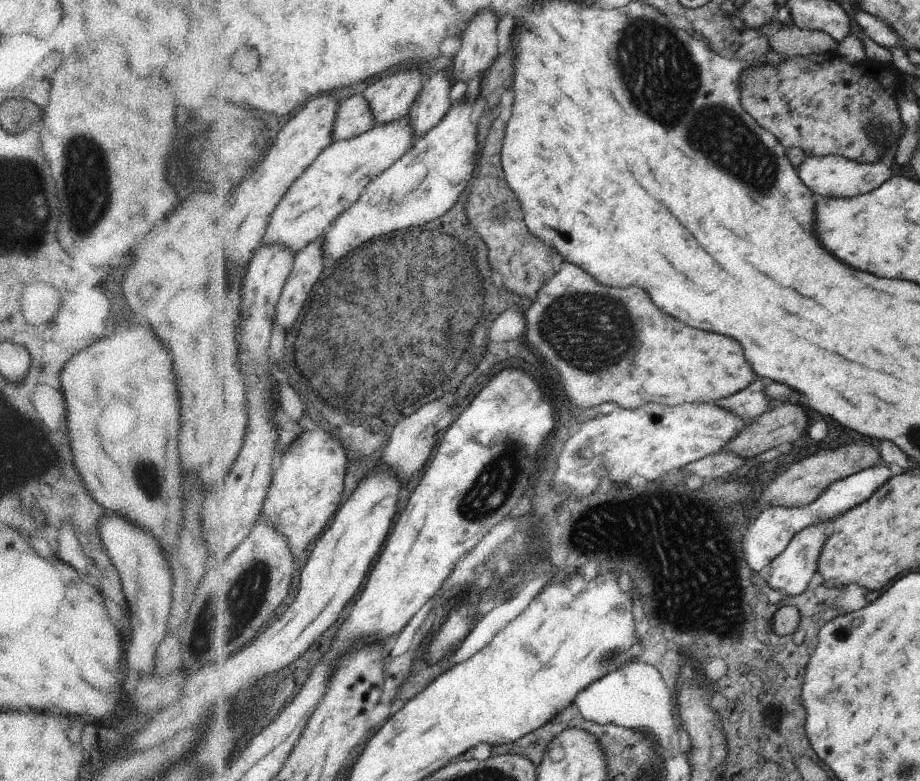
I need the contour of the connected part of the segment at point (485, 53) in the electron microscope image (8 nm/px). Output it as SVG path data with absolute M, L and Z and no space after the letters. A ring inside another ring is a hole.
M482 14L472 22L472 30L464 34L462 52L456 58L455 82L472 82L484 76L496 58L496 26L490 14Z

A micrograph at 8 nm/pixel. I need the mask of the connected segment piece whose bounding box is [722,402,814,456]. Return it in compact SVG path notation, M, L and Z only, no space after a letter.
M778 402L774 409L770 409L770 412L754 417L752 424L748 424L734 440L728 440L728 446L722 450L722 453L736 454L738 452L740 456L761 456L784 449L786 446L794 446L801 442L803 437L808 439L808 430L813 421L810 412L804 412L804 408L800 408L798 404Z

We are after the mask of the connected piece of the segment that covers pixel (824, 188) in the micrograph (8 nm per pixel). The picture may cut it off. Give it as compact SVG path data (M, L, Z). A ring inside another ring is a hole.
M888 151L882 160L875 163L859 163L844 156L828 155L825 157L807 156L800 162L796 172L800 180L815 194L822 196L848 196L852 198L869 192L882 186L892 176L892 165L895 164L894 151Z

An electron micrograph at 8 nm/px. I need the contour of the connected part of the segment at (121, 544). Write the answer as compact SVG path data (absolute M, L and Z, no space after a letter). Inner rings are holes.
M103 512L99 532L103 546L111 563L122 575L122 590L125 594L131 624L130 646L126 648L126 672L128 674L150 674L153 669L154 654L165 639L168 616L172 608L172 569L171 562L156 540L154 534L142 530L142 526L126 520L118 512Z

